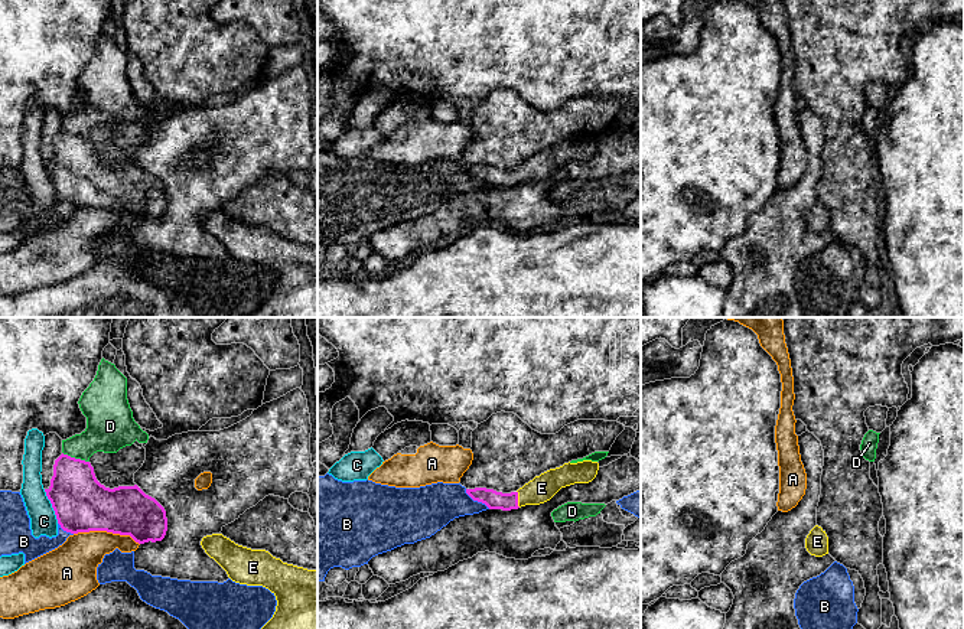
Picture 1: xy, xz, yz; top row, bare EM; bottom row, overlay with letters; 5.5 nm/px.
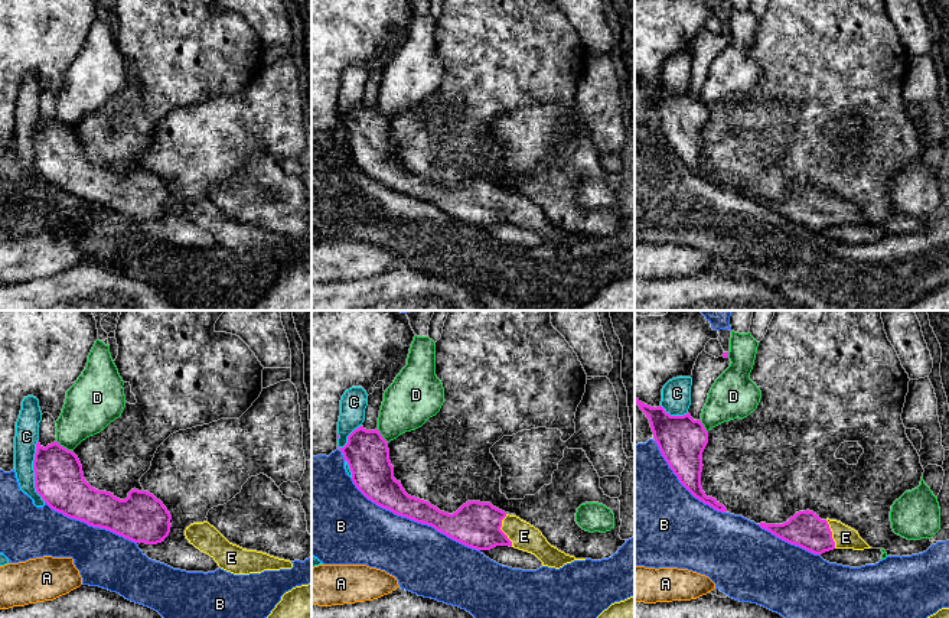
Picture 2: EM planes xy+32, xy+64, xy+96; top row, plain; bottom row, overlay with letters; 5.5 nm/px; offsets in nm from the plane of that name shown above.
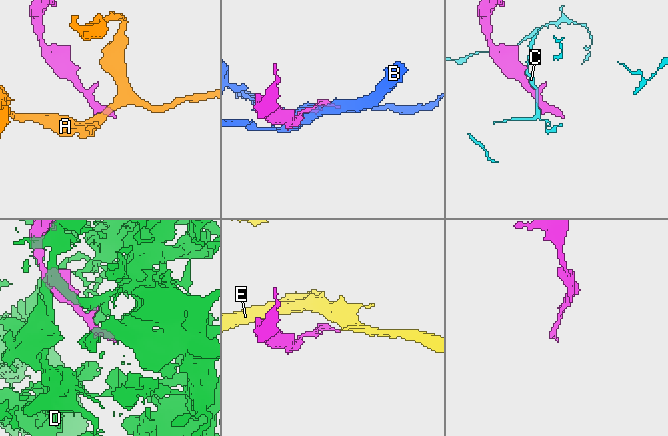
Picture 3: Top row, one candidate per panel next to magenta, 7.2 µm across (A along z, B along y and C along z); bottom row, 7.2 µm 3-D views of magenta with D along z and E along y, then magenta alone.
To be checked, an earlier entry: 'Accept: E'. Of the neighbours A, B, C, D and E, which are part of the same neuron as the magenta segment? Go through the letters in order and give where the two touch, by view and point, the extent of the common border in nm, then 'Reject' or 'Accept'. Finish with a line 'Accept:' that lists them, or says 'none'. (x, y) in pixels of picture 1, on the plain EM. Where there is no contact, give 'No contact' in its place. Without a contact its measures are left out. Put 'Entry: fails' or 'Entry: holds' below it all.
A: Touches magenta at xy (107, 208). Shared border 380 nm. Reject
B: Touches magenta at xz (476, 176). Shared border 180 nm. Reject
C: Touches magenta at xy (52, 183). Shared border 200 nm. Reject
D: Touches magenta at xy (74, 134). Shared border 160 nm. Reject
E: Touches magenta at xz (517, 176). Shared border 100 nm. Accept
Accept: E
Entry: holds

